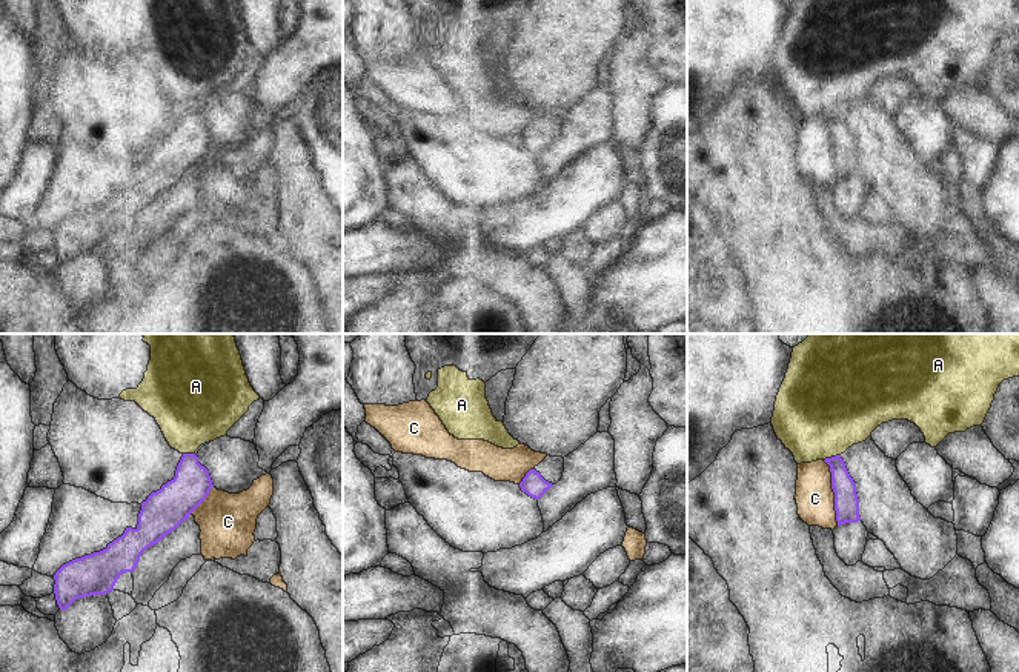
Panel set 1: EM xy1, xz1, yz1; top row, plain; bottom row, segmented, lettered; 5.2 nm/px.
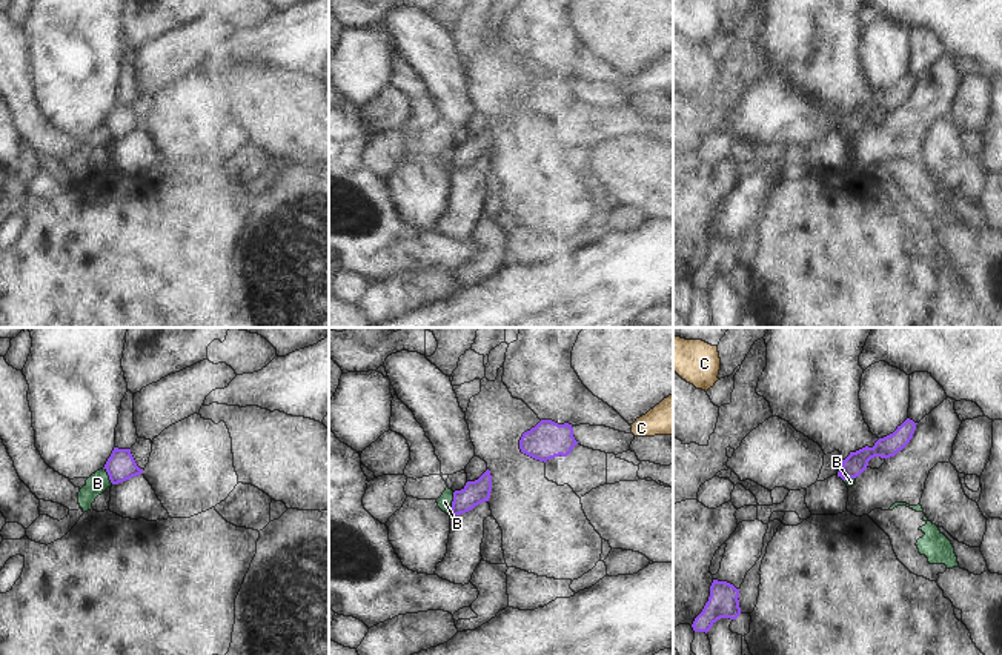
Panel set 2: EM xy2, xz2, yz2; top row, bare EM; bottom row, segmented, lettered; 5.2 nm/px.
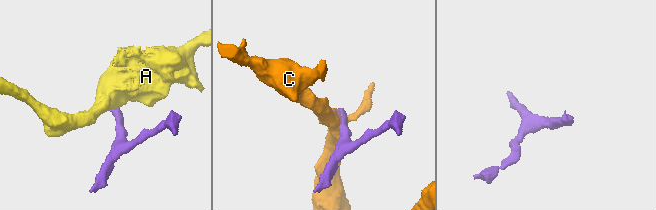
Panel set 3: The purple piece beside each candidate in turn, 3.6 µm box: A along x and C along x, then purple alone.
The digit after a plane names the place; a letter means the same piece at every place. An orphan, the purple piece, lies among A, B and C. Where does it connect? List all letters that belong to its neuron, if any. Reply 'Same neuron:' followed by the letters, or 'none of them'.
Same neuron: none of them

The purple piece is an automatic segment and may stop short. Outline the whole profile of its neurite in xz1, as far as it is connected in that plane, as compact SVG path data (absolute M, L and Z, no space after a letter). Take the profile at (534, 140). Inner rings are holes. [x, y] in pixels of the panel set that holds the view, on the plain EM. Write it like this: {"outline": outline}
{"outline": "M547 111L538 121L530 125L519 143L529 152L539 155L553 140L556 140L564 128L564 114Z"}

